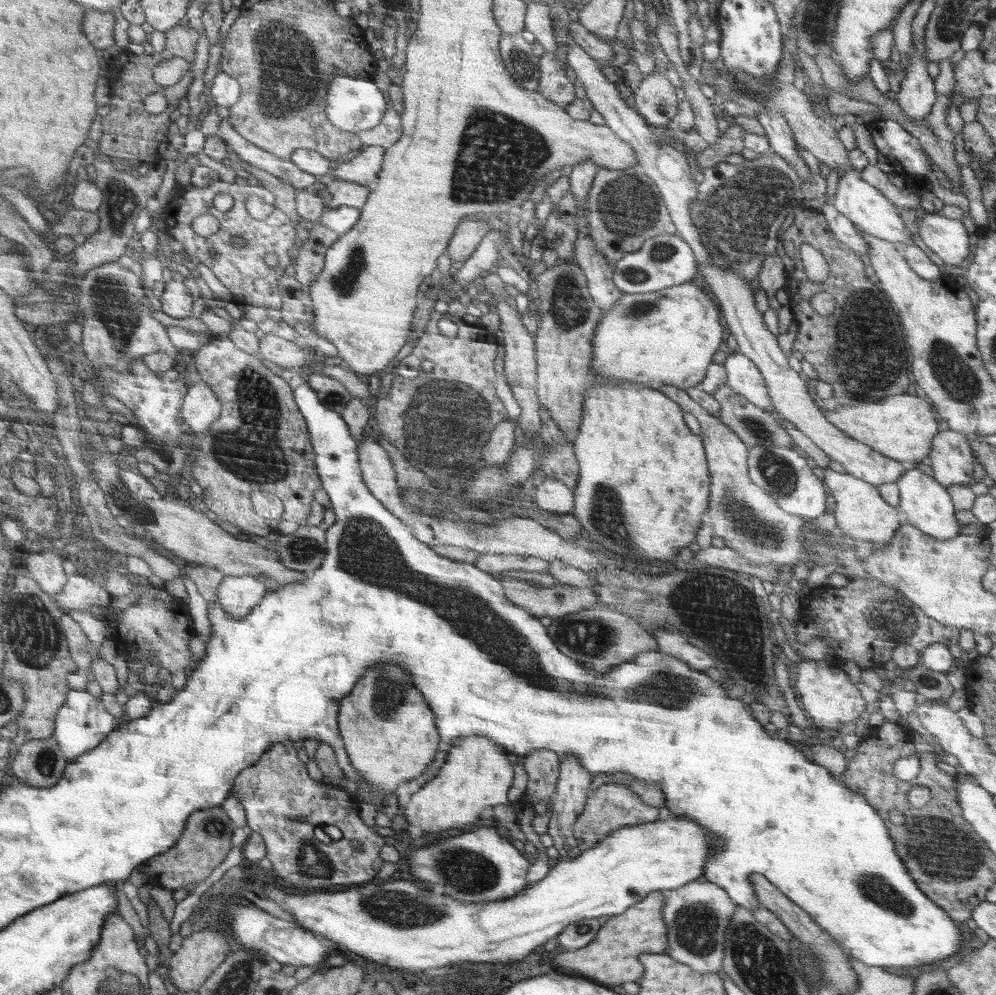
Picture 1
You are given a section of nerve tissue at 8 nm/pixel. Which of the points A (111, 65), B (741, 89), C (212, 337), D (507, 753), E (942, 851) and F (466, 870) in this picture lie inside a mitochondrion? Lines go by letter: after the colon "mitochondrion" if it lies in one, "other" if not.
A: other
B: mitochondrion
C: other
D: other
E: mitochondrion
F: mitochondrion

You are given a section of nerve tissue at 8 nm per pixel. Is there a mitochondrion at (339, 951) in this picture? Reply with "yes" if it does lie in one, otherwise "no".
no

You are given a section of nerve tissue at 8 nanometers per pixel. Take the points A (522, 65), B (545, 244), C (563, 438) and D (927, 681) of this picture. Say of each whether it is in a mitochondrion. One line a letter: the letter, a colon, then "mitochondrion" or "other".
A: mitochondrion
B: other
C: other
D: mitochondrion

